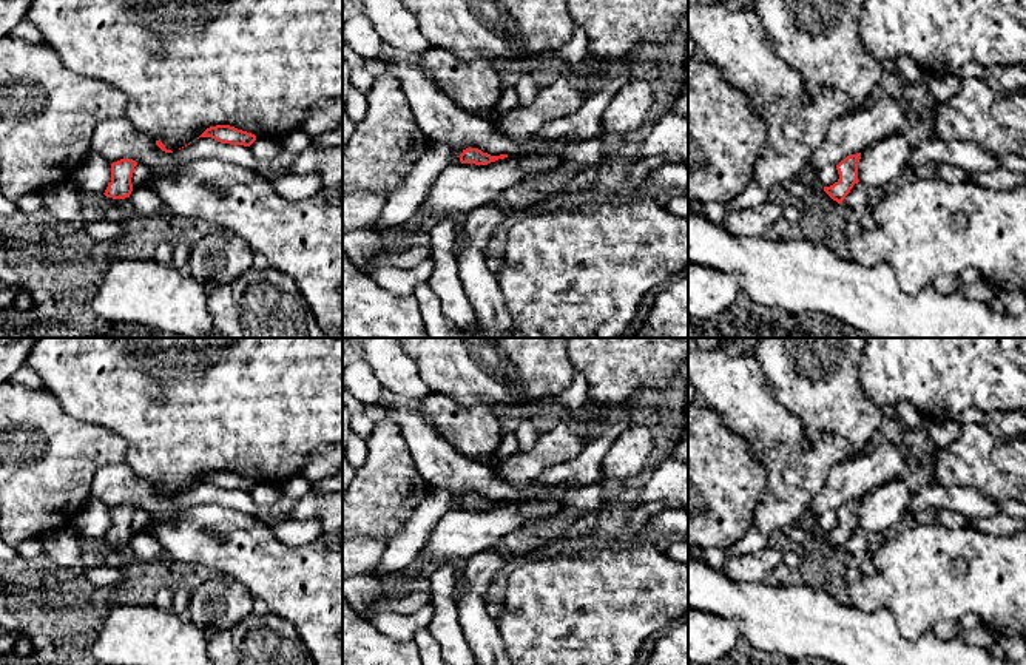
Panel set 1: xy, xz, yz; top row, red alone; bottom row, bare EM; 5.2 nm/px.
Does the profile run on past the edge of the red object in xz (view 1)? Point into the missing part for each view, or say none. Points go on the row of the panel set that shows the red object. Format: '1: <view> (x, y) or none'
1: none

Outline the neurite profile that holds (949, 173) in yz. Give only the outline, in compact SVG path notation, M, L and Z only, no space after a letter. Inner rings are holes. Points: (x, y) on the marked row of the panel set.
M940 164L937 165L935 177L940 177L941 181L947 184L958 184L958 182L966 181L969 176L966 174L963 168L957 165Z

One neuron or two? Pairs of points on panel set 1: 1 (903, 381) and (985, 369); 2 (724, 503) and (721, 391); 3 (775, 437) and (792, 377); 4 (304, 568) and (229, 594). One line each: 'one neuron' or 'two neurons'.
1: one neuron
2: two neurons
3: two neurons
4: two neurons

